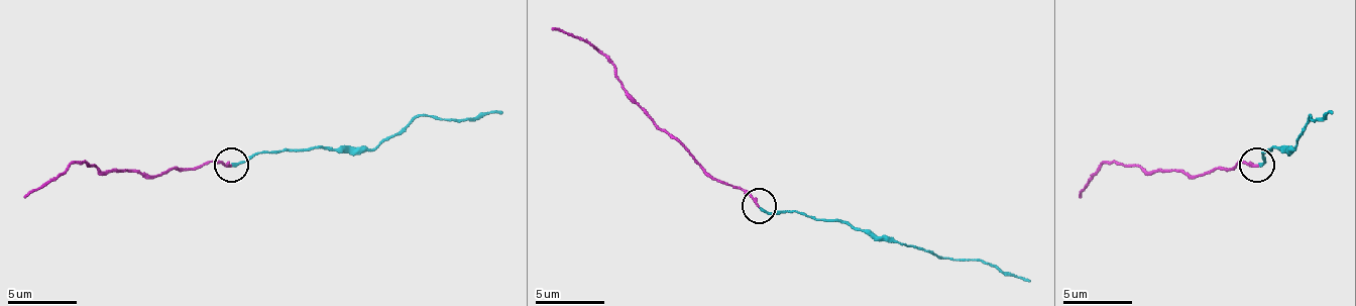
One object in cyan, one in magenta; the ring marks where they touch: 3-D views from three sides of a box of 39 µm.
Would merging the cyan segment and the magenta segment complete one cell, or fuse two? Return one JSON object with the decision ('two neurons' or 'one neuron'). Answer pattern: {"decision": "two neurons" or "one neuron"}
{"decision": "one neuron"}

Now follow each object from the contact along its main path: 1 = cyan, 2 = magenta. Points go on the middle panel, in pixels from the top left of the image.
1: (758, 206), (852, 224), (949, 259), (981, 259), (1030, 280)
2: (758, 206), (741, 189), (719, 182), (667, 136), (601, 53), (552, 28)

